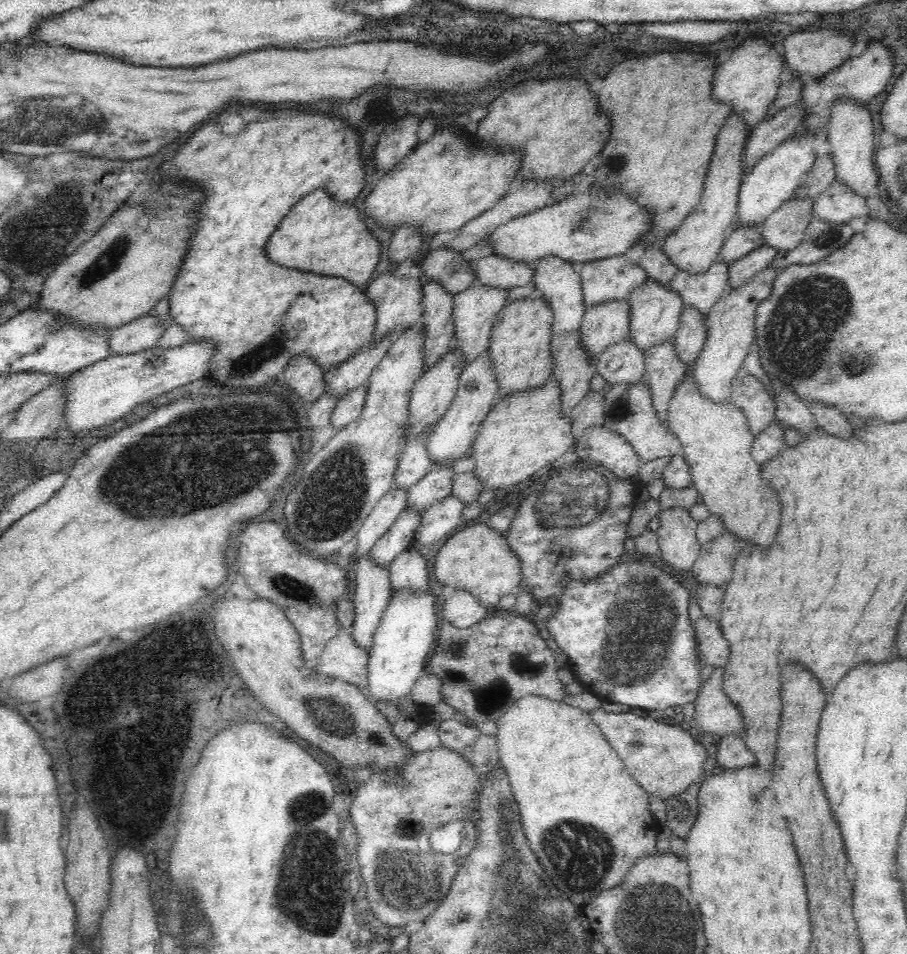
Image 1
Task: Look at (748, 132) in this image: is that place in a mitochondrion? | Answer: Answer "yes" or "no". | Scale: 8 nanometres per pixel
no

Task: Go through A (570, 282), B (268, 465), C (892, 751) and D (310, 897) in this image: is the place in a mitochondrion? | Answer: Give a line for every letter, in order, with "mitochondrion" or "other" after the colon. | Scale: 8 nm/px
A: other
B: mitochondrion
C: other
D: mitochondrion

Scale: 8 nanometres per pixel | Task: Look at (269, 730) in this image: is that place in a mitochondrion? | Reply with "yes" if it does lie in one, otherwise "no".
no

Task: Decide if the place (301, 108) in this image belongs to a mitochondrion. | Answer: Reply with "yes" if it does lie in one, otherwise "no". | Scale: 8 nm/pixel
no

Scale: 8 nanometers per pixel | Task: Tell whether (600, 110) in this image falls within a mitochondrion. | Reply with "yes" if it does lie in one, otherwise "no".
no

